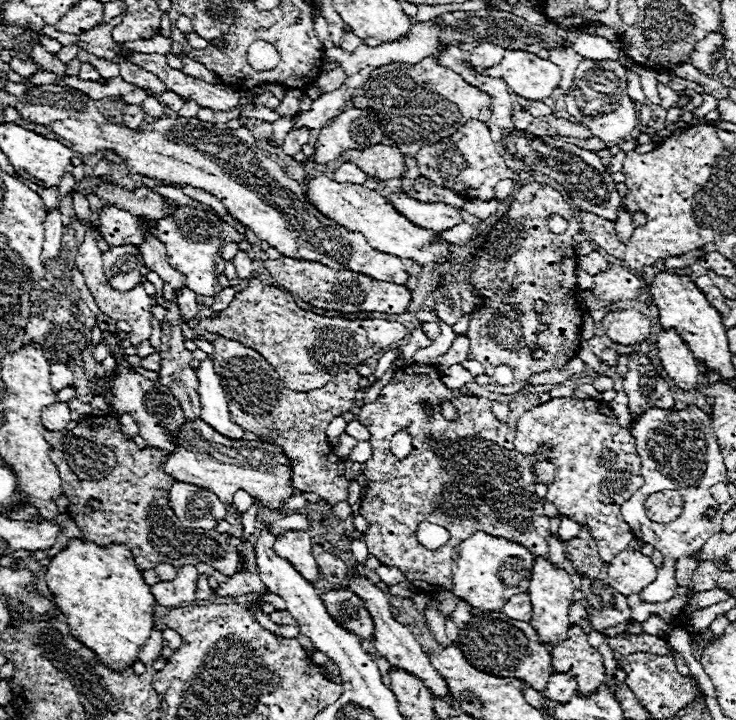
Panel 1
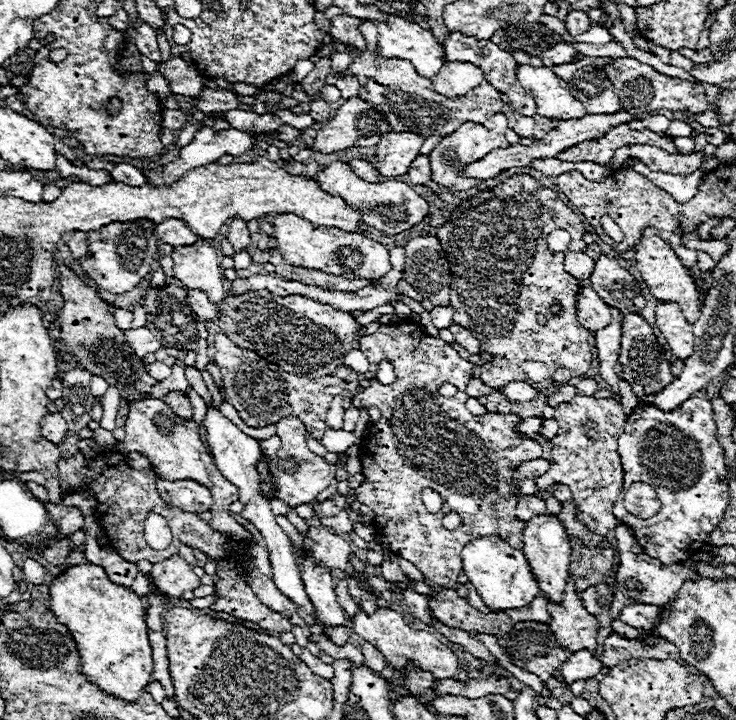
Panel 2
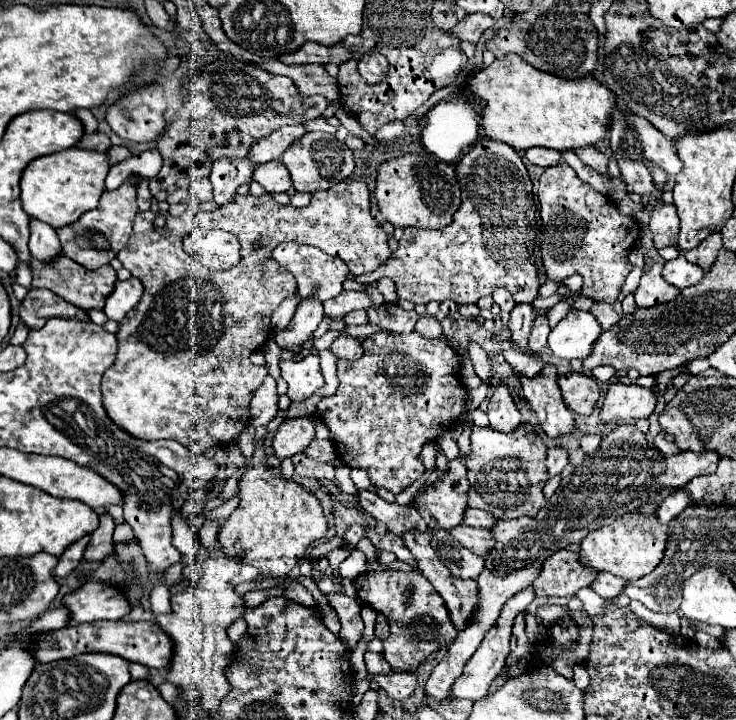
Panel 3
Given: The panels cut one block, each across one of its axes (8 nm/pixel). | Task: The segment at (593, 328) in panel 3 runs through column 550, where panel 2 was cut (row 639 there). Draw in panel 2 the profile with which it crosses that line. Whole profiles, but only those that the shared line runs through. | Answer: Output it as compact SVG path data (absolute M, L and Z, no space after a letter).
M324 626L324 632L330 636L330 640L336 646L344 646L346 642L350 642L352 628L346 628L346 626Z

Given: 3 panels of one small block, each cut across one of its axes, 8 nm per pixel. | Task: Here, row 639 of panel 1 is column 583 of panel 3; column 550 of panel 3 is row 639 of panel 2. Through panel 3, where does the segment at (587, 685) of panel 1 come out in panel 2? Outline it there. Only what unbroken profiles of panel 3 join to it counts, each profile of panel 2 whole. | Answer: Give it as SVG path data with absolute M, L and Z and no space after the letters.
M572 578L566 584L566 594L560 604L548 600L548 612L548 626L562 648L570 650L572 654L578 650L590 650L592 654L596 654L596 636L600 626L598 620L582 606L580 594L574 590Z

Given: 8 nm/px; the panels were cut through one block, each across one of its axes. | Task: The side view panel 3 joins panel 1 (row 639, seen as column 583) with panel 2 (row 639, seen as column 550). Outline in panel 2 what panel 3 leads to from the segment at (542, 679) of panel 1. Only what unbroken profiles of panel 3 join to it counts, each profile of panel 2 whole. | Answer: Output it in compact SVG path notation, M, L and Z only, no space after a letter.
M518 622L506 636L496 638L518 668L536 674L540 680L548 680L570 658L570 652L554 642L548 624L542 622Z

